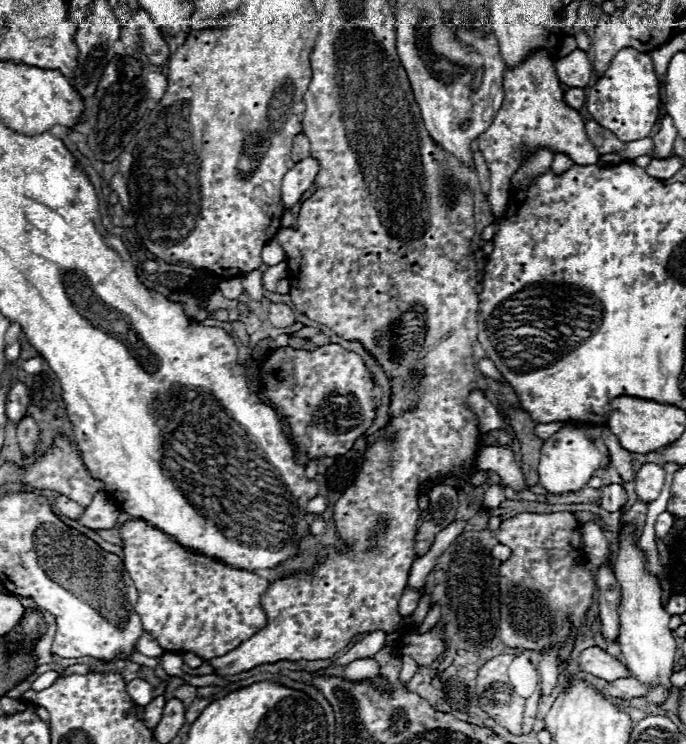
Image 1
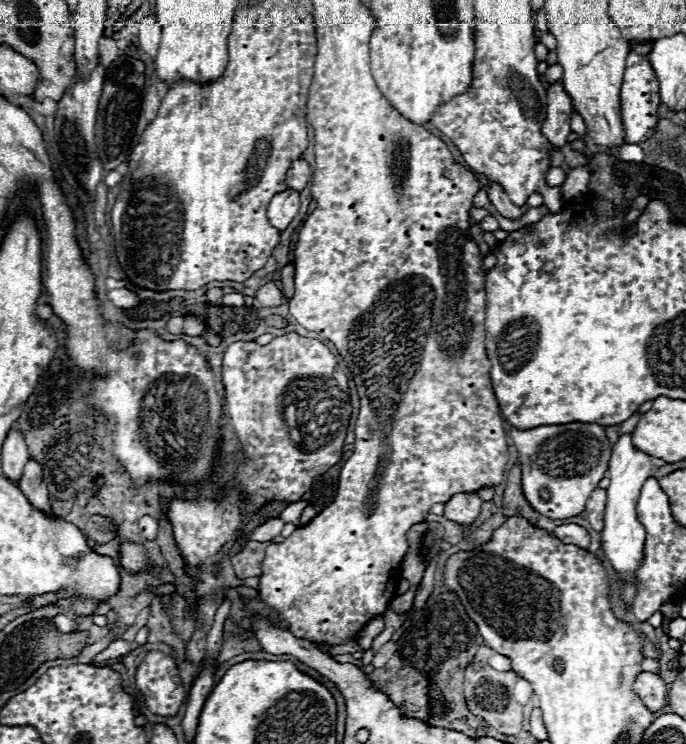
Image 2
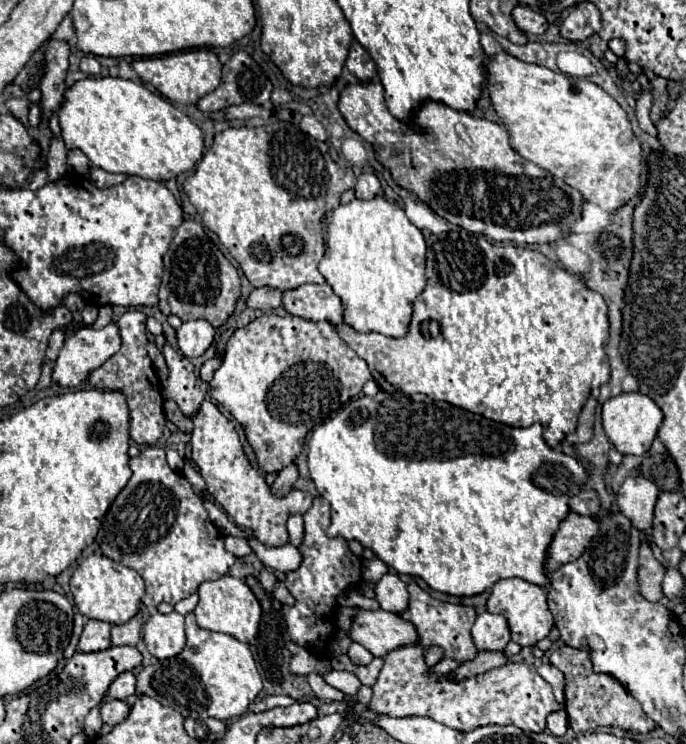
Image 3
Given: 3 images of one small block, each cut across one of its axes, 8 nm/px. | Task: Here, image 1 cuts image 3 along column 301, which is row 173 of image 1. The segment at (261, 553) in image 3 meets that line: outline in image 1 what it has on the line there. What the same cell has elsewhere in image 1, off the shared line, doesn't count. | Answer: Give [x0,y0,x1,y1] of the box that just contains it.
[550,154,574,176]

